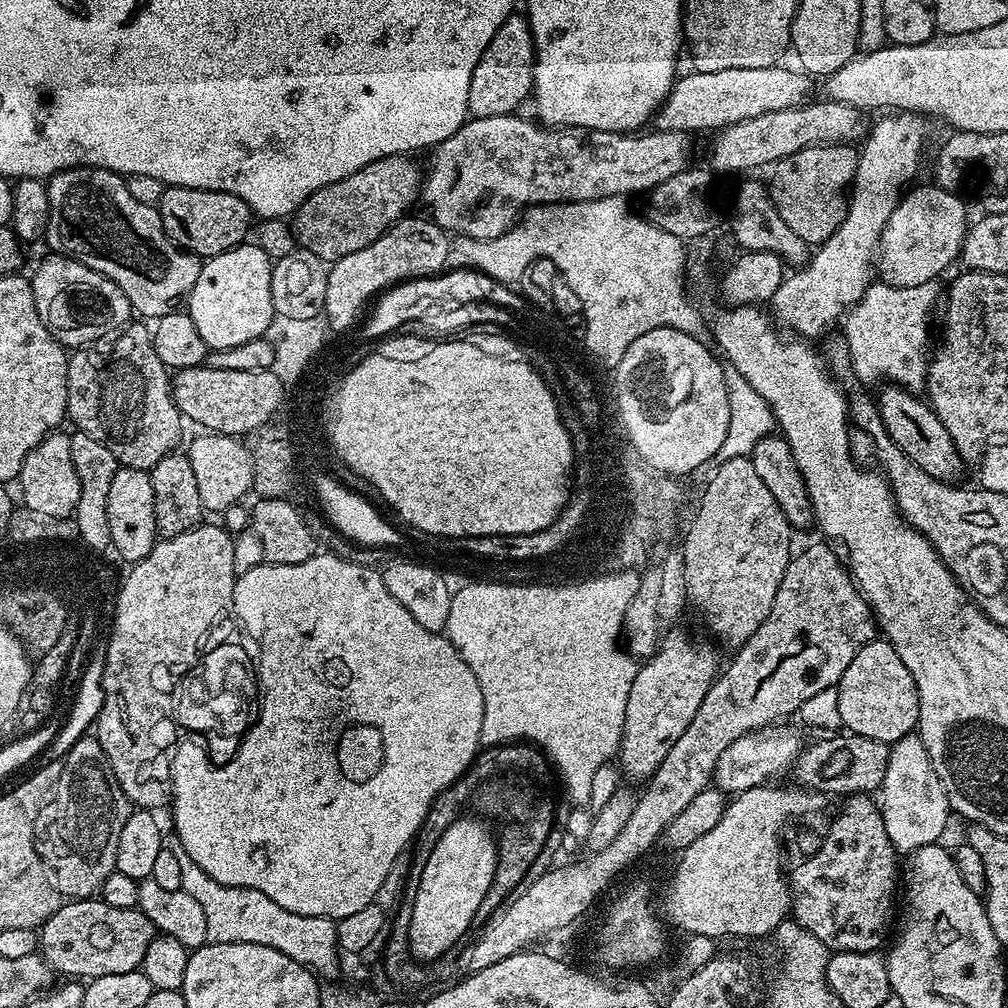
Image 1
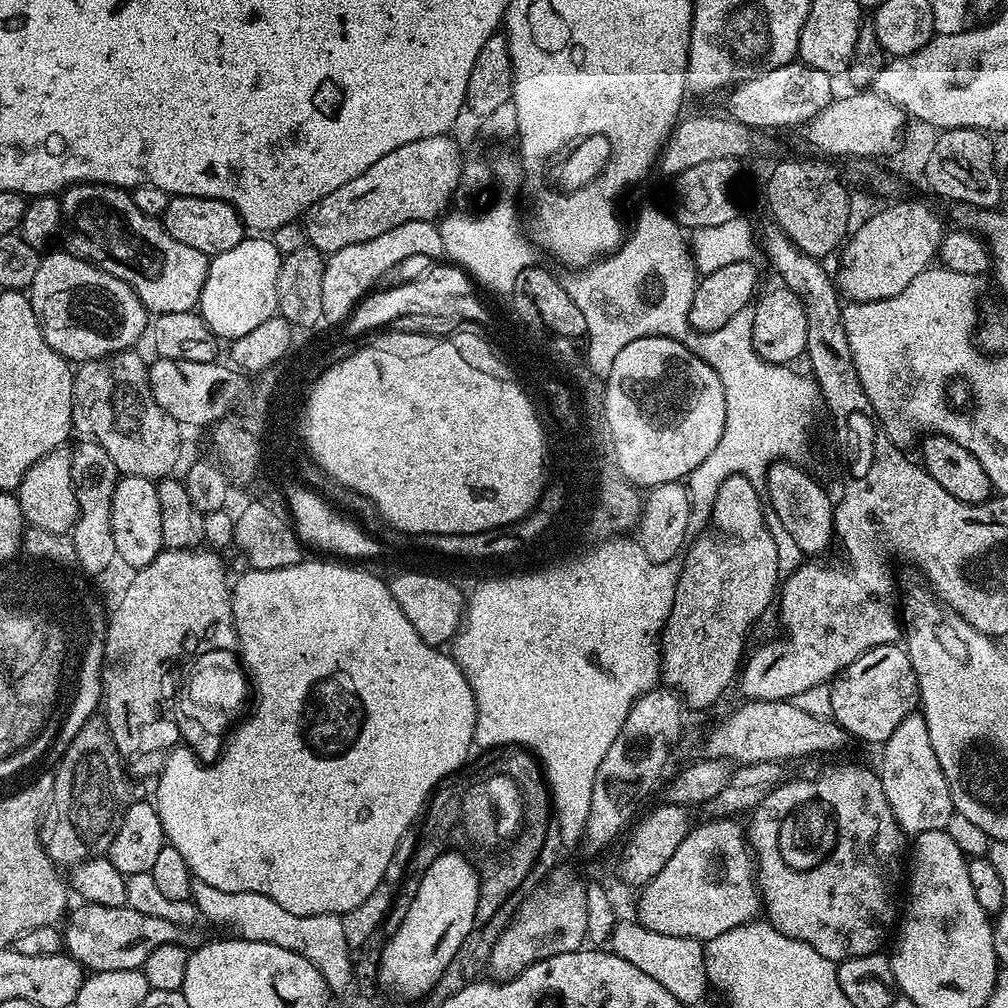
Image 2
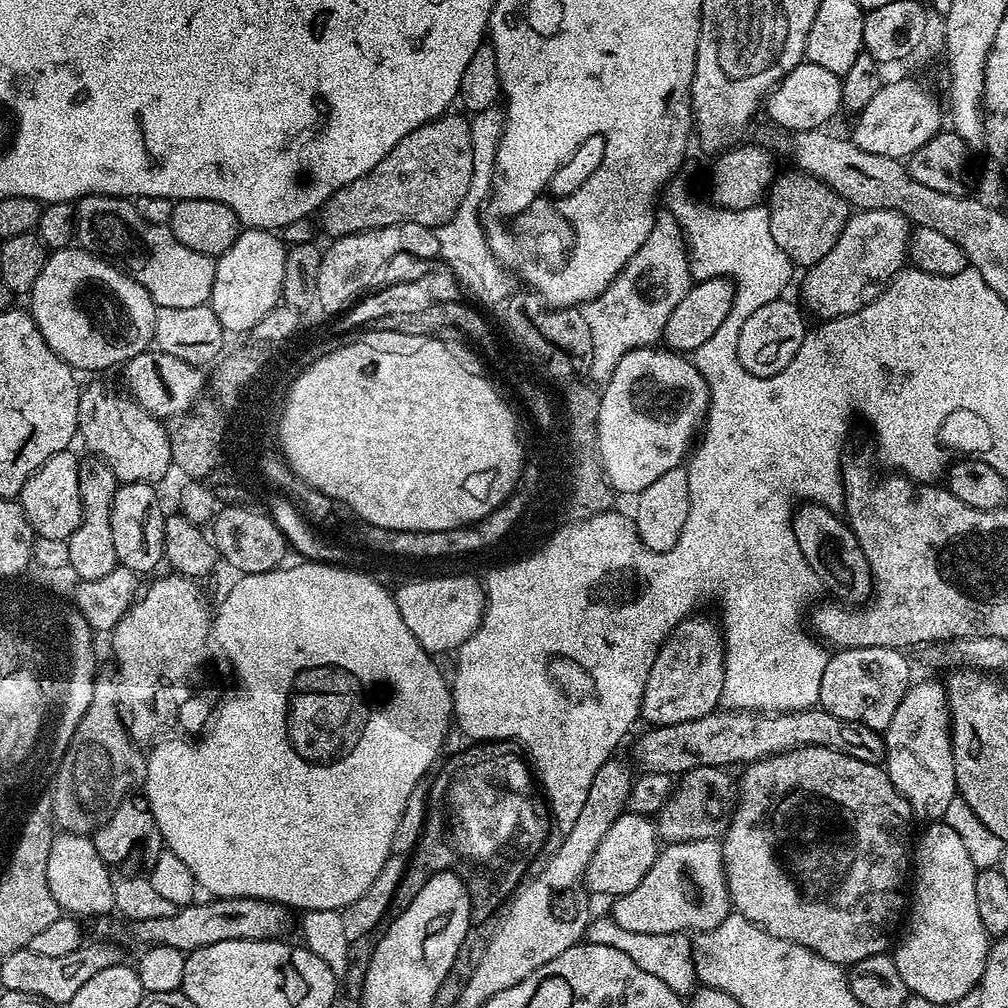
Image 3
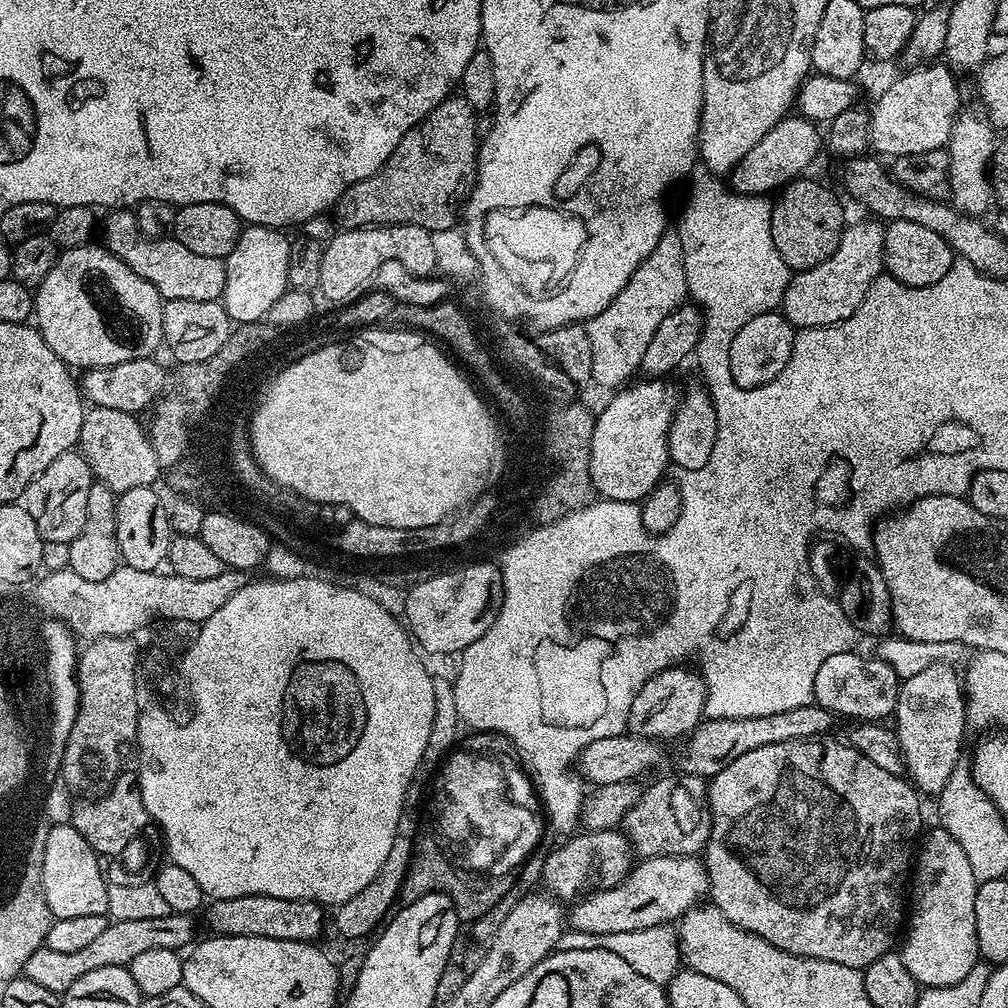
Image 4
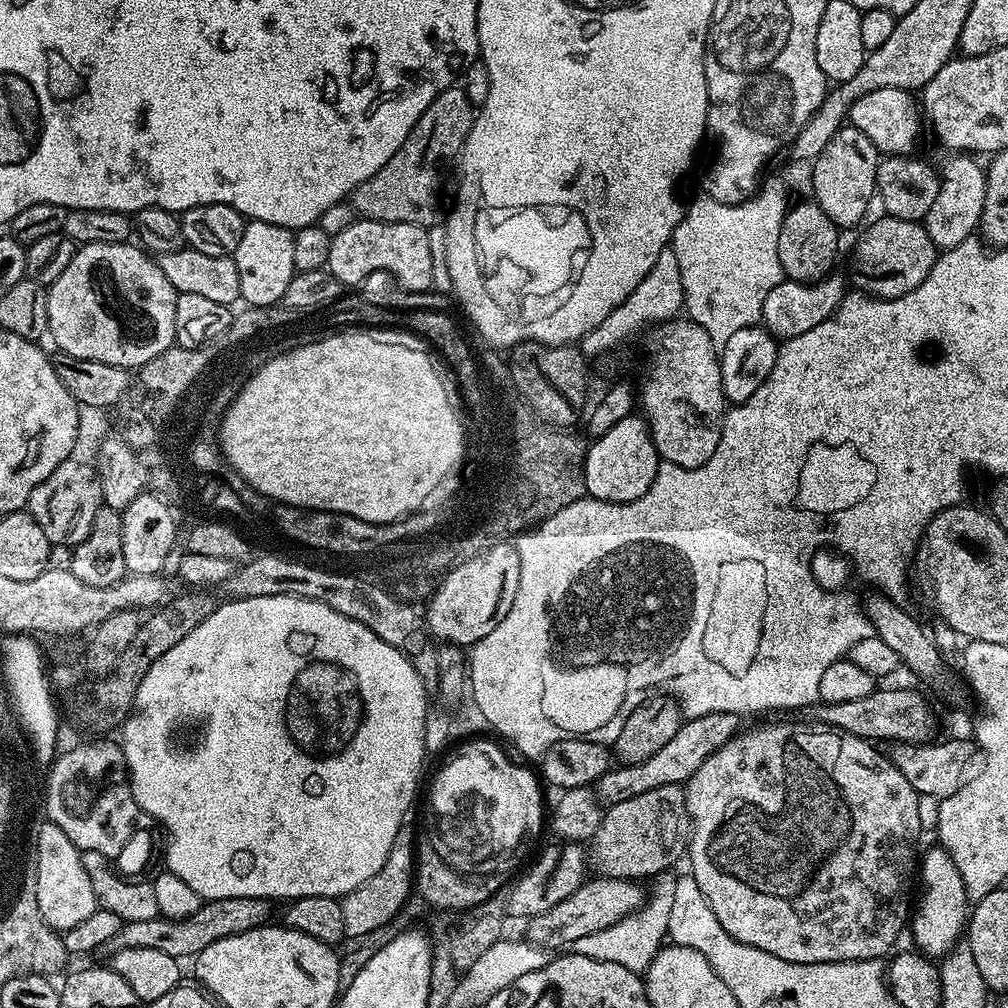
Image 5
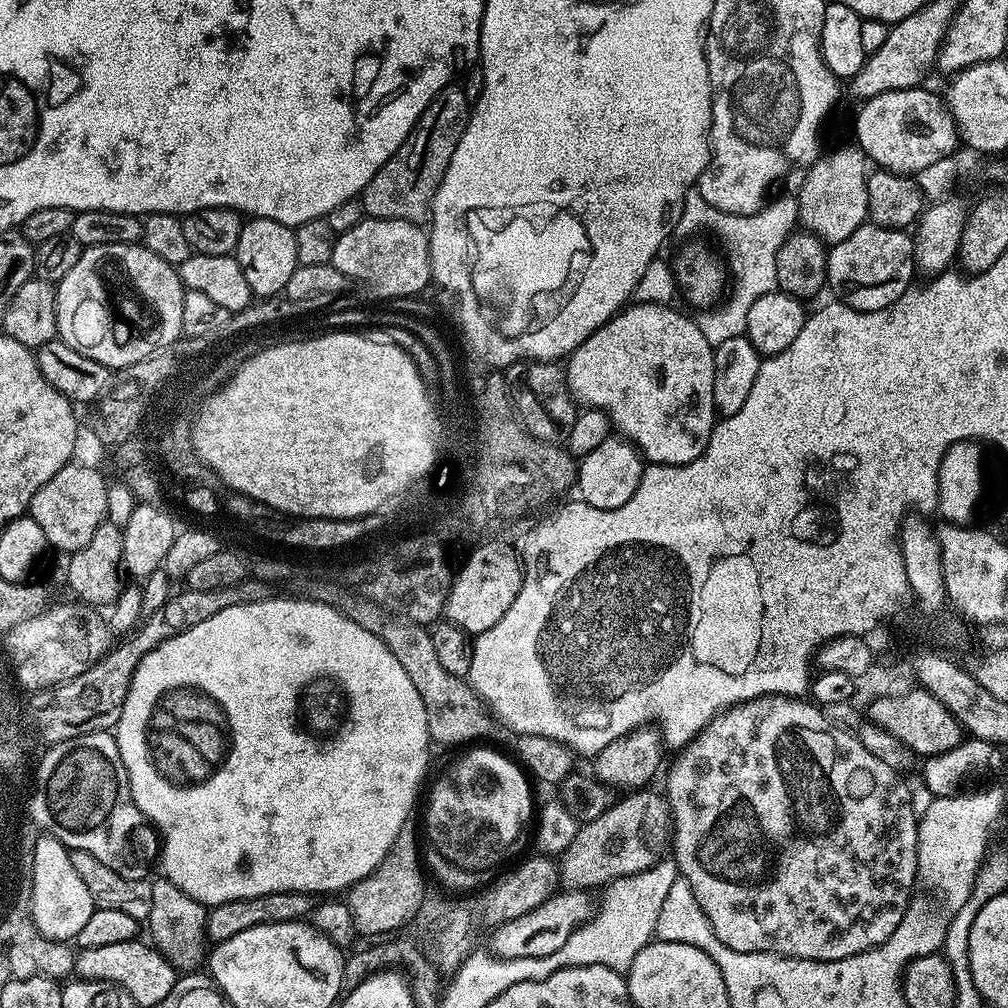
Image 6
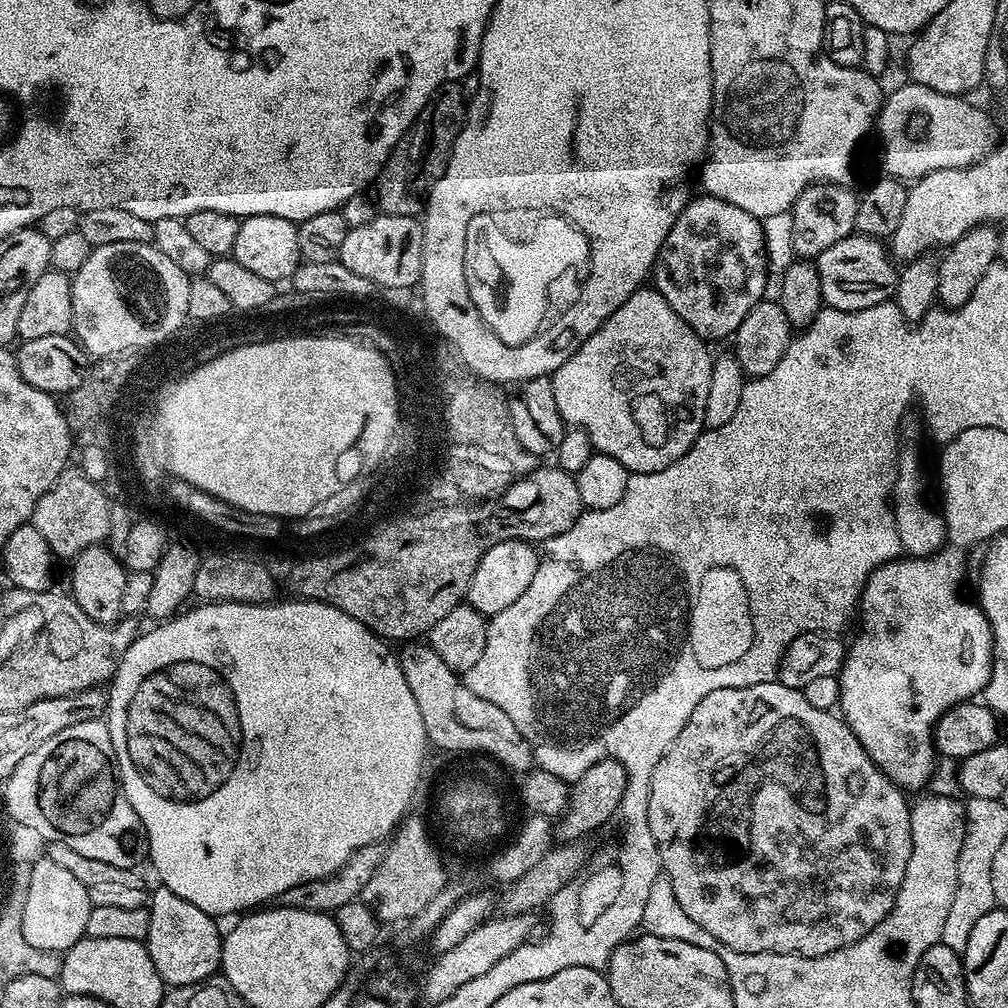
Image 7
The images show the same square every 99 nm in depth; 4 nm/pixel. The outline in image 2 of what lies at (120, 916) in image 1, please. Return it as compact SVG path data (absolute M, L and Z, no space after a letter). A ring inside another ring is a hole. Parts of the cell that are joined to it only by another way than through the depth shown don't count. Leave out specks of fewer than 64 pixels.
M87 902L79 906L81 908L71 909L72 917L70 912L68 925L63 925L62 944L67 955L73 956L92 972L143 969L146 958L150 958L150 953L158 950L158 946L196 946L202 940L195 927L166 922L166 918L154 918L150 914L138 914L138 910L127 906L102 906Z

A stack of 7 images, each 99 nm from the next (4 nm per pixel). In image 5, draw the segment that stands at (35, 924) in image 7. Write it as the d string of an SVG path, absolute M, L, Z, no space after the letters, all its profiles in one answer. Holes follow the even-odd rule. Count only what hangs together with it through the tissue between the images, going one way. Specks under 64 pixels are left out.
M45 822L38 830L36 860L38 908L42 910L42 916L46 918L48 925L57 930L67 930L78 926L78 922L90 918L90 914L94 914L98 907L94 886L90 884L90 874L86 872L80 853L81 849L66 836L66 830L62 830L62 826Z

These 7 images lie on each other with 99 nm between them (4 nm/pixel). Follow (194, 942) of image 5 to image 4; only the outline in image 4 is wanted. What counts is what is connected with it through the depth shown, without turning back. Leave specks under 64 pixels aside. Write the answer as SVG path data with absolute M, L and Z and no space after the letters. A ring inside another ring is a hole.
M172 912L166 918L142 918L131 922L112 920L96 941L89 942L75 954L58 954L58 950L50 950L47 946L40 948L30 962L26 962L23 975L30 982L38 982L38 986L46 986L46 990L62 994L71 984L78 982L82 974L90 974L90 970L102 970L102 966L130 966L134 958L146 950L187 949L197 939L196 924L192 920L195 919L187 912Z

